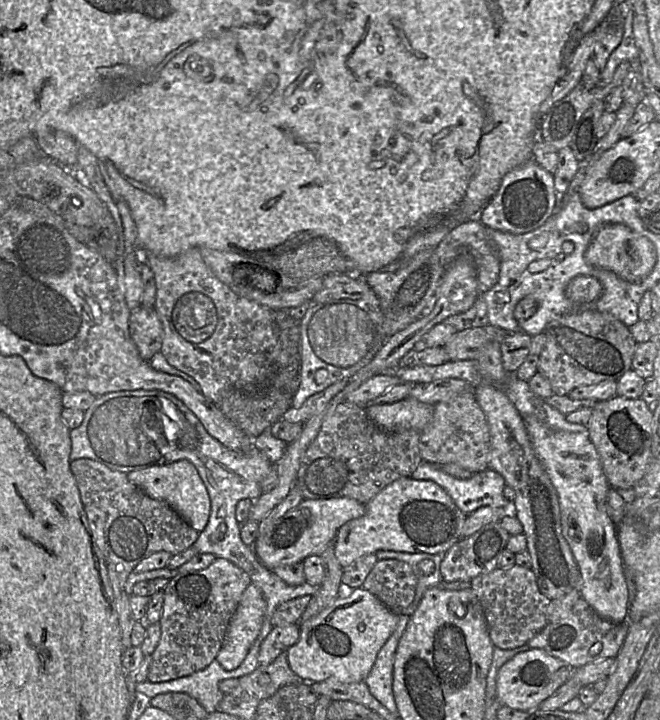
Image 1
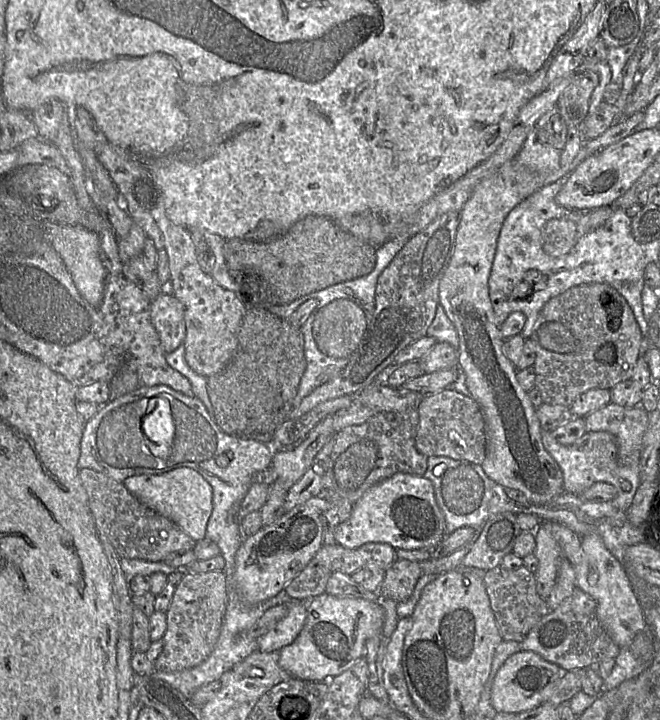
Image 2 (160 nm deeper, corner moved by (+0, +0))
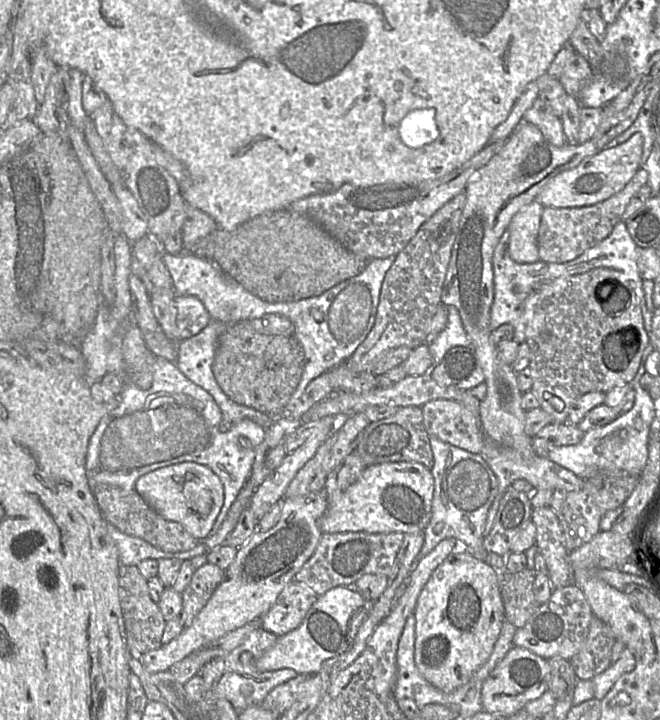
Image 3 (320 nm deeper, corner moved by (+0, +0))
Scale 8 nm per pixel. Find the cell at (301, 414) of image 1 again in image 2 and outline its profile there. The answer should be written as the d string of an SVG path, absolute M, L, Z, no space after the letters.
M451 211L440 215L425 229L412 236L388 267L381 273L376 286L375 310L360 347L350 362L334 379L314 389L299 406L292 408L289 419L295 419L308 413L320 403L344 395L357 394L372 384L375 378L387 367L393 365L397 355L418 339L427 335L439 305L440 281L449 265L455 249L456 234L460 221L460 211Z

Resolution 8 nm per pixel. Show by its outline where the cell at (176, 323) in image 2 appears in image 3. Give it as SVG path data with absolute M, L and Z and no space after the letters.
M176 295L175 305L177 308L178 340L188 339L199 333L211 322L208 310L196 296Z

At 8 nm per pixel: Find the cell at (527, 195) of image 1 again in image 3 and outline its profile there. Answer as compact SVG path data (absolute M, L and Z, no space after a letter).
M539 97L524 113L524 120L536 125L544 137L557 147L563 146L566 141L562 120Z

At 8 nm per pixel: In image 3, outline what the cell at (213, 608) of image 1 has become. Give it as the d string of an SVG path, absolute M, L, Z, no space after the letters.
M205 563L195 570L190 584L182 593L183 609L180 618L184 628L192 624L224 577L225 571L211 563Z

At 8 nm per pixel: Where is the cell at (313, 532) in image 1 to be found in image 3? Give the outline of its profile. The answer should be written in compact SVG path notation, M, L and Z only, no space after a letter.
M324 492L309 493L305 496L284 498L281 502L281 516L277 524L268 531L256 531L250 539L237 550L236 558L225 571L223 581L213 592L207 604L194 618L192 624L169 643L143 654L143 664L150 673L169 670L192 652L218 640L226 634L248 624L256 623L276 602L278 596L315 552L322 531L319 521L327 510Z

